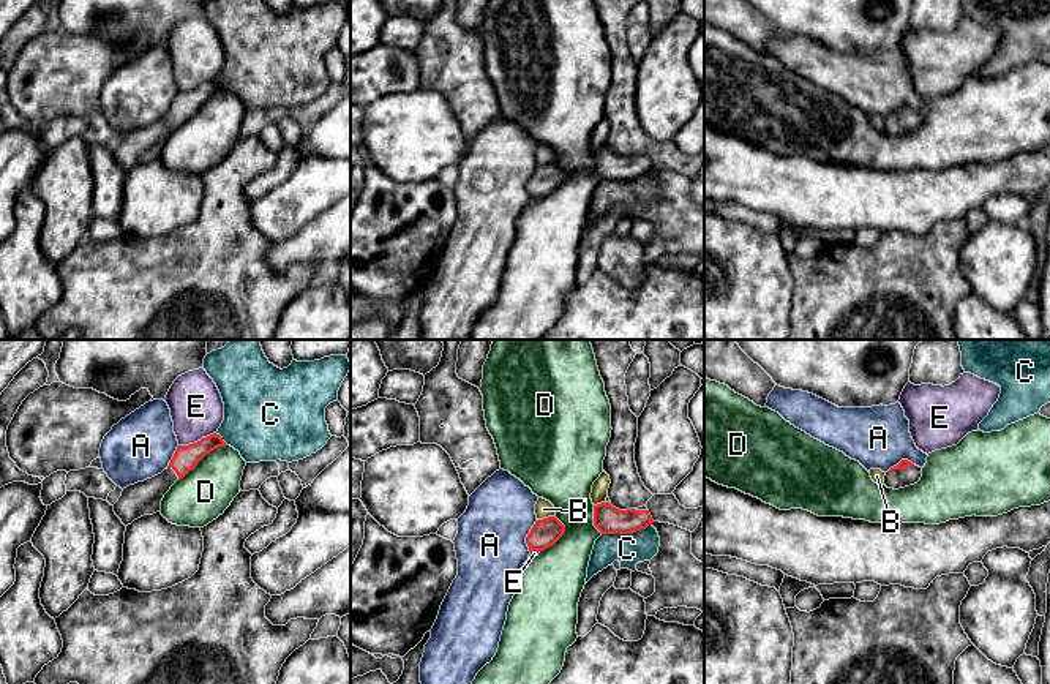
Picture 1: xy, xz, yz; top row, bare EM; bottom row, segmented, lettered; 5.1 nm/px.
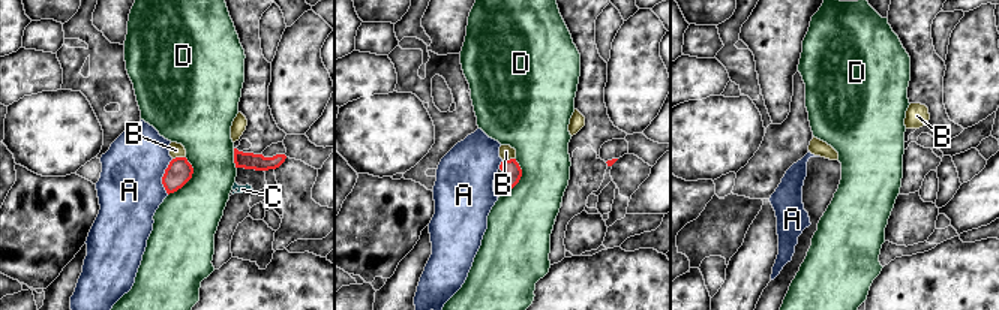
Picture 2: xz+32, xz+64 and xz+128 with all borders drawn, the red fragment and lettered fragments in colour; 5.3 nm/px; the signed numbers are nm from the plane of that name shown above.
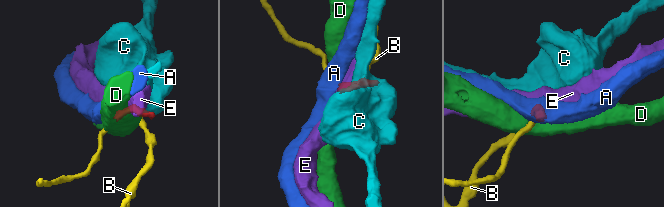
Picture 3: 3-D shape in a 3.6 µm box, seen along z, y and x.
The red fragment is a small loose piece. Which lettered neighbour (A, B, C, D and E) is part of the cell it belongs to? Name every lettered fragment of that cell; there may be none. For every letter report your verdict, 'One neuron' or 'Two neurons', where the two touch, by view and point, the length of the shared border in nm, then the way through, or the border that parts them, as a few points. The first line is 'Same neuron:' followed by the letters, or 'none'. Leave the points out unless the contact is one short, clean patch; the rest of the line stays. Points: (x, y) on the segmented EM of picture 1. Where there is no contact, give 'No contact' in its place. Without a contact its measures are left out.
Same neuron: none
A: Two neurons. Touches red at xz (528, 536). Shared border 170 nm. Boundary: xz (537, 520), (526, 537), (529, 552)
B: Two neurons. Touches red at xz (545, 518). Shared border 90 nm. Boundary: xz (553, 515), (537, 520)
C: Two neurons. Touches red at xz (626, 533). Shared border 260 nm
D: Two neurons. Touches red at xy (202, 457). Shared border 320 nm. Boundary: xy (226, 444), (212, 449), (179, 481)
E: Two neurons. Touches red at xy (198, 441). Shared border 200 nm. Boundary: xy (215, 432), (179, 446)

